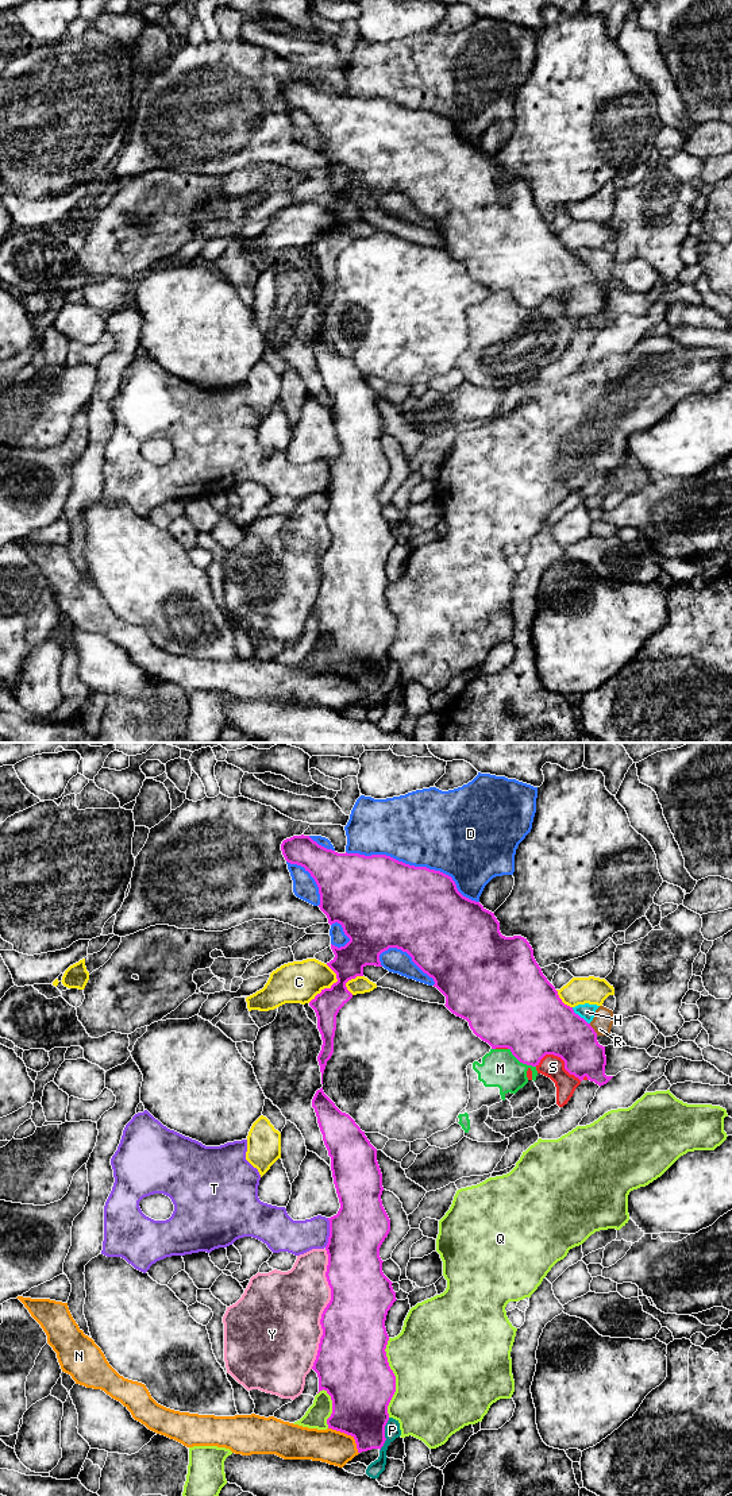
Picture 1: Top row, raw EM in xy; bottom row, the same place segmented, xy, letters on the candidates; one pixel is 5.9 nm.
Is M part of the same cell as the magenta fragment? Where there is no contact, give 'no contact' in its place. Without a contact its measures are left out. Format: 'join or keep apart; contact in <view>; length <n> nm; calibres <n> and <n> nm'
keep apart; contact in xy; length 200 nm; calibres 420 and 220 nm

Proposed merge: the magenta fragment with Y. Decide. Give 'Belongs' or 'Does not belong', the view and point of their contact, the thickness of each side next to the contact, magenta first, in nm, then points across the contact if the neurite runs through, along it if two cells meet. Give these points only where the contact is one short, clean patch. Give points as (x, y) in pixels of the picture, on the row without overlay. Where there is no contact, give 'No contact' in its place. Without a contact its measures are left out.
Does not belong. Touches magenta at xy (324, 552). Thickness 380 nm (magenta) against 460 nm

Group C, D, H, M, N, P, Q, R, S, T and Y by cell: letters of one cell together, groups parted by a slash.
C / D / H R / M S / N / P / Q / T / Y

